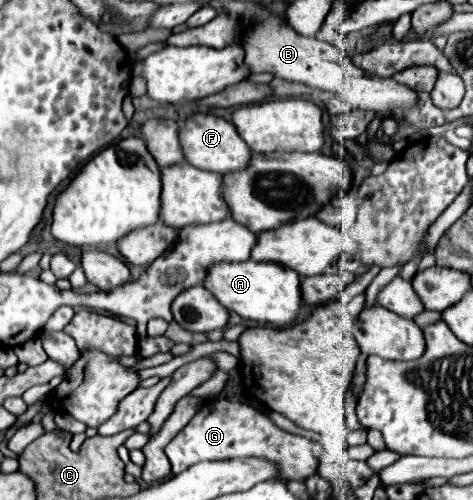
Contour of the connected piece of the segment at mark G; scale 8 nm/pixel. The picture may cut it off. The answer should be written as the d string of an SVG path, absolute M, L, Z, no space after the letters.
M208 399L204 407L192 417L192 421L166 445L166 455L172 463L172 473L182 473L198 461L216 461L216 459L234 459L234 457L266 457L274 461L280 469L280 477L290 481L304 481L317 472L318 459L322 453L322 445L314 443L300 435L292 435L276 427L264 413L258 409L222 399Z

